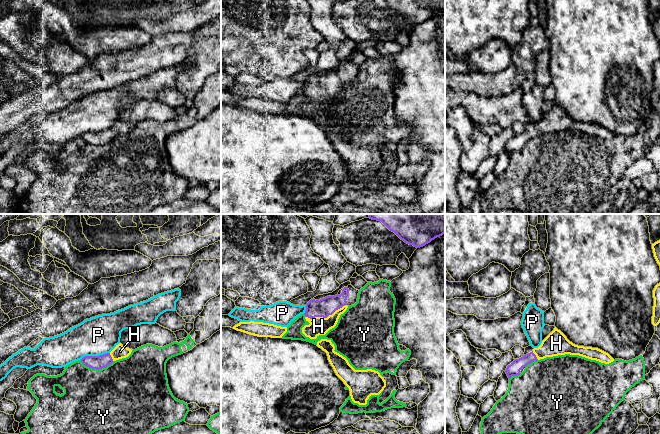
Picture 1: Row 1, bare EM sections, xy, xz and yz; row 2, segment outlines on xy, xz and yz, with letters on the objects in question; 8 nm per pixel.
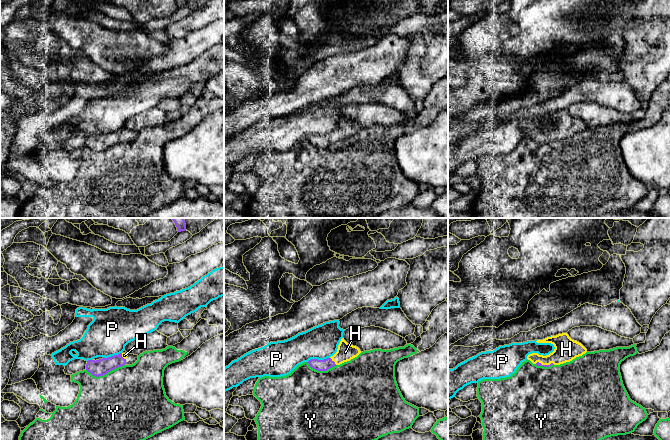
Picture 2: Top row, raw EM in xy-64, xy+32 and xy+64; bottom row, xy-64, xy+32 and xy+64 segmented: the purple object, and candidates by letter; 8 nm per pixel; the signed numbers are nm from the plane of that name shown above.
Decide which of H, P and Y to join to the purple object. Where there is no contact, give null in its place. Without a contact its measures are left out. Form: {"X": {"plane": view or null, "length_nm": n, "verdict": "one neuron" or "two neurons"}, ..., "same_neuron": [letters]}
{"H": {"plane": "xz", "length_nm": 360, "verdict": "one neuron"}, "P": {"plane": "xy", "length_nm": 240, "verdict": "two neurons"}, "Y": {"plane": "xy", "length_nm": 280, "verdict": "two neurons"}, "same_neuron": ["H"]}

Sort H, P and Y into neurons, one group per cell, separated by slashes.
H / P / Y

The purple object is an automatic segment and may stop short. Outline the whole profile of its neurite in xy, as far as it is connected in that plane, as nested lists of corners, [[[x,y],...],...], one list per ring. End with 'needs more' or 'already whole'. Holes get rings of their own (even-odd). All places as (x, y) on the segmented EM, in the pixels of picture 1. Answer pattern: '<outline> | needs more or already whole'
[[[119,343],[110,353],[99,356],[85,356],[81,359],[81,362],[89,368],[99,370],[107,367],[116,360],[128,357],[131,352],[131,349]]] | needs more

